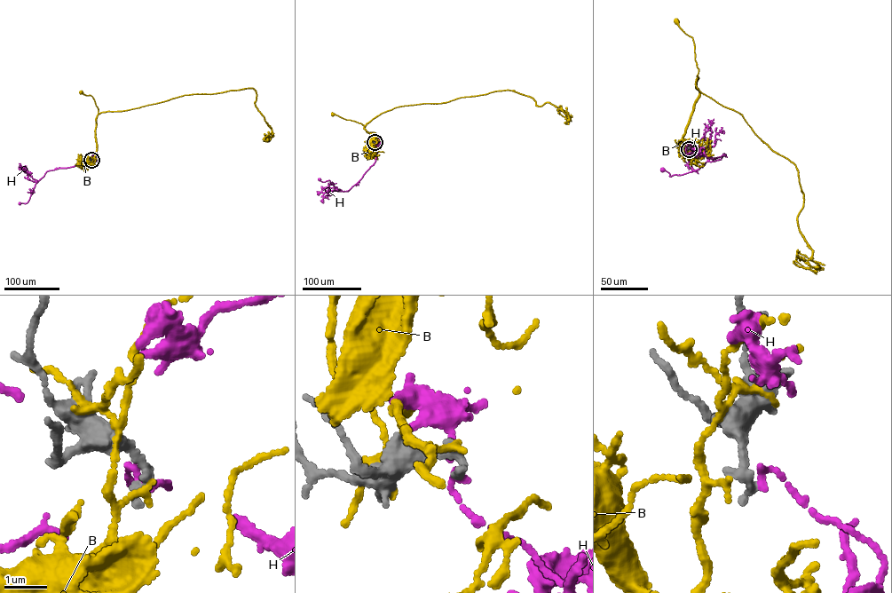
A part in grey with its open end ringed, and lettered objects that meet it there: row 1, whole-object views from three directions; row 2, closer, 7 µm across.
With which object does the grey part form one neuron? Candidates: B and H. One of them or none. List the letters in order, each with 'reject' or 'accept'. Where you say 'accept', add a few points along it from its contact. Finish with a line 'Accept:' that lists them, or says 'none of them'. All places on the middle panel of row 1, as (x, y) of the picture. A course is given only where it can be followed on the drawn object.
B: reject
H: reject
Accept: none of them

